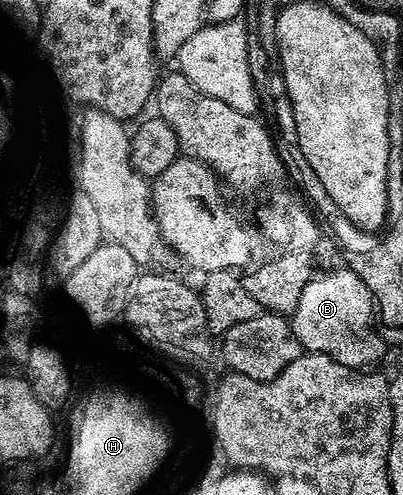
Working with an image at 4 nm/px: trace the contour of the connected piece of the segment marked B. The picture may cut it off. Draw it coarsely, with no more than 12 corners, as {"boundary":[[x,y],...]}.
{"boundary":[[352,269],[314,277],[291,315],[302,350],[368,370],[385,353]]}

